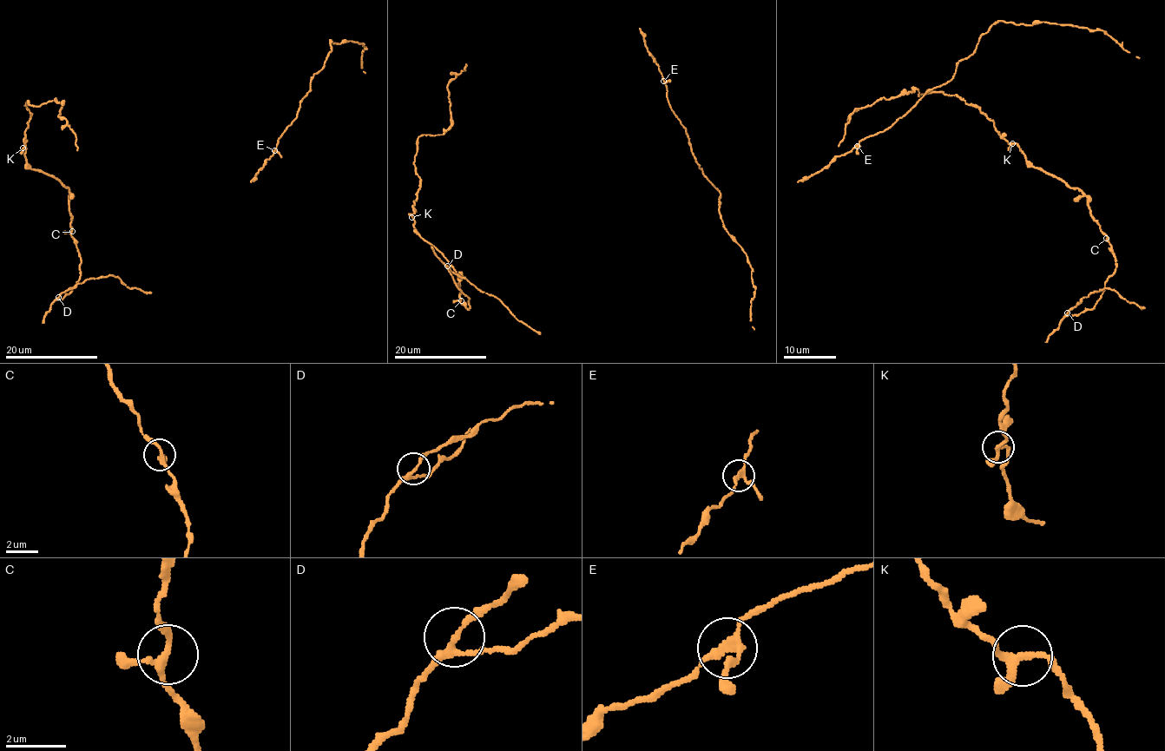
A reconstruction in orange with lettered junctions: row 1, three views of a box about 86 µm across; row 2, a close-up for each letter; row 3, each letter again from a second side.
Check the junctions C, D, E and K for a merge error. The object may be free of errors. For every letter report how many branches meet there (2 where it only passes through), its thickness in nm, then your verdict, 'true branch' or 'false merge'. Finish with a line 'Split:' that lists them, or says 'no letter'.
C: 3 branches meet; 180 nm thick; true branch
D: 3 branches meet; 170 nm thick; true branch
E: 3 branches meet; 200 nm thick; true branch
K: 3 branches meet; 190 nm thick; true branch
Split: no letter

